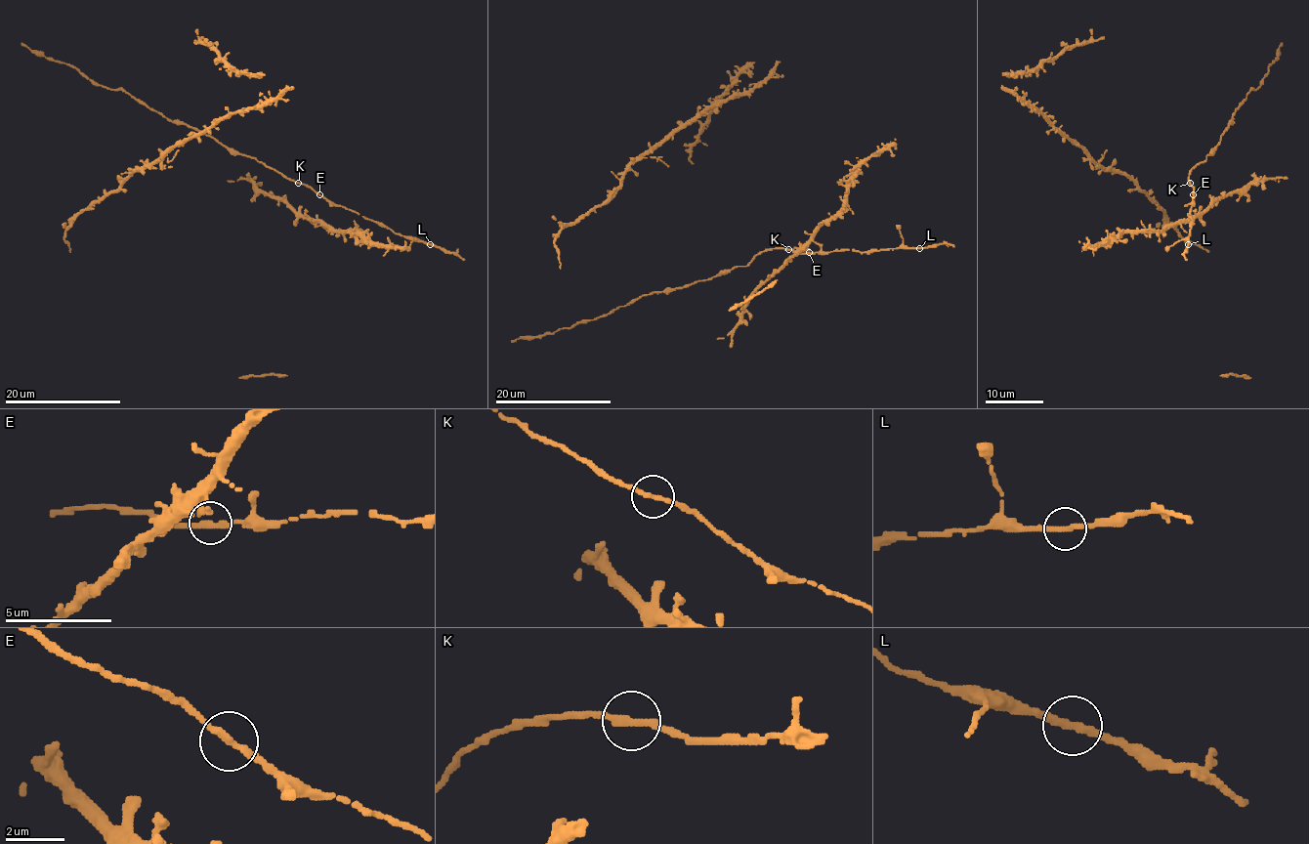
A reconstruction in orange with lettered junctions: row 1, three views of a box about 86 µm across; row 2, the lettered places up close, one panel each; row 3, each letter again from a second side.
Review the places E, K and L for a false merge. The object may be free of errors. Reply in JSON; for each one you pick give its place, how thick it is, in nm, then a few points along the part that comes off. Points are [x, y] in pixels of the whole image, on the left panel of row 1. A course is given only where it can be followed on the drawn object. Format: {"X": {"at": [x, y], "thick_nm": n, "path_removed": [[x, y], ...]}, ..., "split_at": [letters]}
{"split_at": []}

